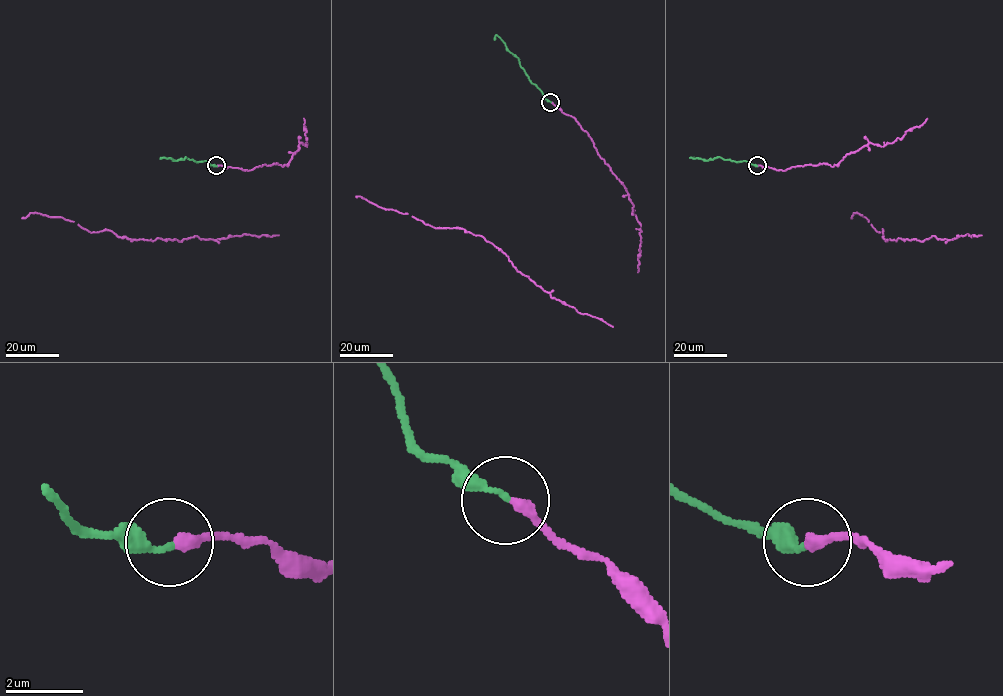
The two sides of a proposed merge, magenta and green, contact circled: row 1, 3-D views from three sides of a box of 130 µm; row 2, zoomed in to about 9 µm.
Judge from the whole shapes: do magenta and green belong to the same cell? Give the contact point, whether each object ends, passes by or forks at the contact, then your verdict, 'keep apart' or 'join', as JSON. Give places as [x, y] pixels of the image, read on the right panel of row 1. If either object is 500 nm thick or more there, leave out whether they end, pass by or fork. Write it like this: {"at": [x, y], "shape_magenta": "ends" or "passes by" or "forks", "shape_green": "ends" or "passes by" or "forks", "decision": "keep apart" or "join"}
{"at": [757, 165], "shape_magenta": "ends", "shape_green": "ends", "decision": "keep apart"}

